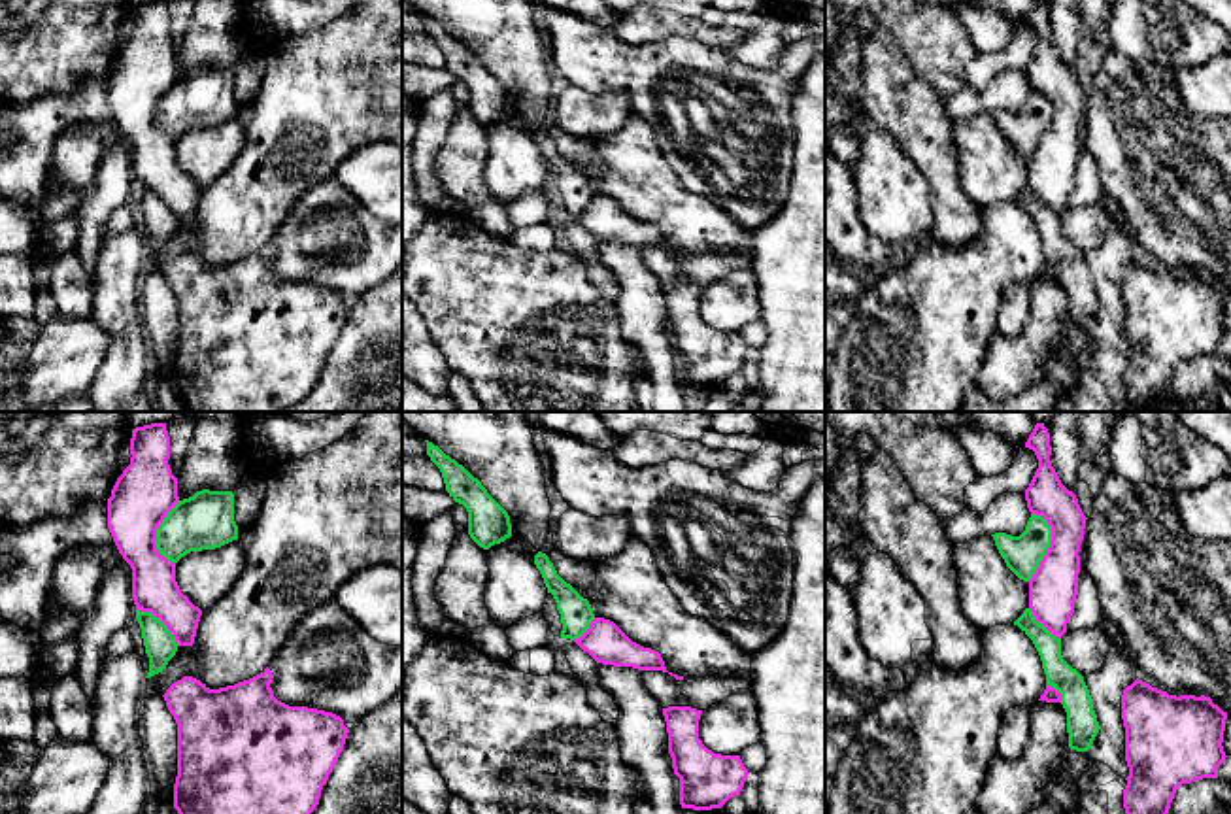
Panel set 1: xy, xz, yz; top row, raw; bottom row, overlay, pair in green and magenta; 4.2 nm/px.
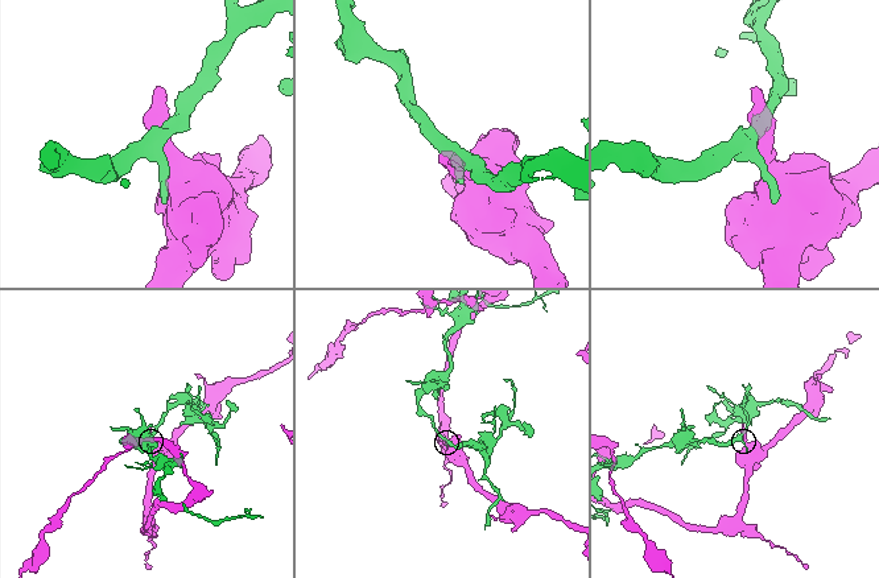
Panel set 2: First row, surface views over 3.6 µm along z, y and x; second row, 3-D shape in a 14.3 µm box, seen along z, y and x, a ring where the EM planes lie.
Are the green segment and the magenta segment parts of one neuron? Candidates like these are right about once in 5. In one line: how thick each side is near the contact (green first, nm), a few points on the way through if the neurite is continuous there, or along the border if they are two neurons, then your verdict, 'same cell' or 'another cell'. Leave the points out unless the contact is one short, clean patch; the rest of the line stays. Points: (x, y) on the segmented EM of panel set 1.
160/200 nm | another cell

